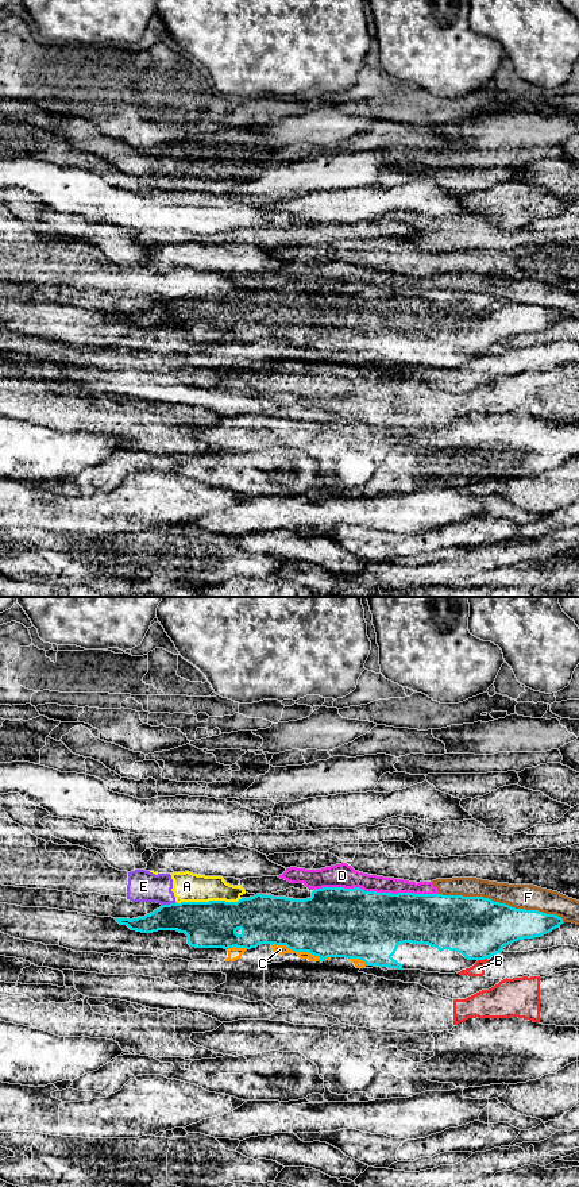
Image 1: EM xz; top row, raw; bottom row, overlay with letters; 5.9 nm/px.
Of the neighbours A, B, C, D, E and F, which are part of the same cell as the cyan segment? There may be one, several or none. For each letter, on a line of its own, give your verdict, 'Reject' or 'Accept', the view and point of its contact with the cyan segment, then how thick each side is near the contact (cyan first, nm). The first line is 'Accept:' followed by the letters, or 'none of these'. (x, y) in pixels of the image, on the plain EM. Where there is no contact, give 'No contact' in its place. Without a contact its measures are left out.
Accept: none of these
A: Reject. Touches cyan at xz (209, 296). Thickness 280 nm (cyan) against 180 nm
B: Reject. Touches cyan at xz (481, 354). Thickness 360 nm (cyan) against 80 nm
C: Reject. Touches cyan at xz (296, 346). Thickness 400 nm (cyan) against 60 nm
D: Reject. Touches cyan at xz (375, 286). Thickness 420 nm (cyan) against 140 nm
E: Reject. Touches cyan at xz (170, 299). Thickness 280 nm (cyan) against 190 nm
F: Reject. Touches cyan at xz (502, 299). Thickness 360 nm (cyan) against 150 nm

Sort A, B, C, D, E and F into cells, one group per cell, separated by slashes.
A E / B / C / D F

